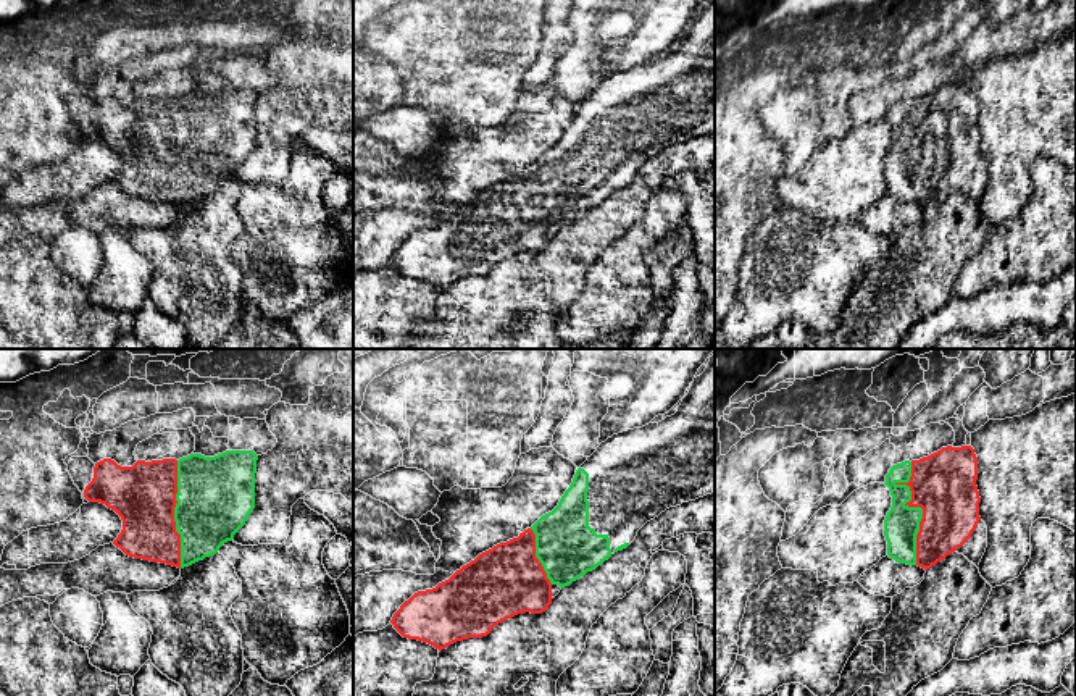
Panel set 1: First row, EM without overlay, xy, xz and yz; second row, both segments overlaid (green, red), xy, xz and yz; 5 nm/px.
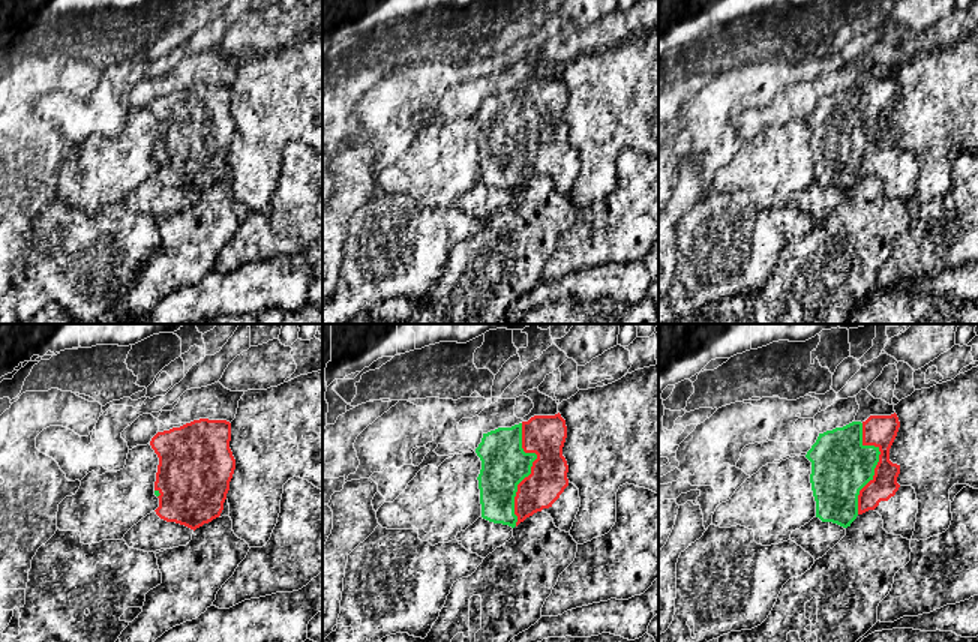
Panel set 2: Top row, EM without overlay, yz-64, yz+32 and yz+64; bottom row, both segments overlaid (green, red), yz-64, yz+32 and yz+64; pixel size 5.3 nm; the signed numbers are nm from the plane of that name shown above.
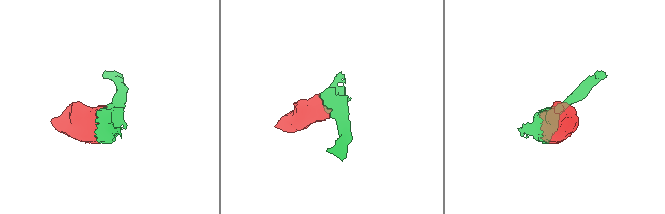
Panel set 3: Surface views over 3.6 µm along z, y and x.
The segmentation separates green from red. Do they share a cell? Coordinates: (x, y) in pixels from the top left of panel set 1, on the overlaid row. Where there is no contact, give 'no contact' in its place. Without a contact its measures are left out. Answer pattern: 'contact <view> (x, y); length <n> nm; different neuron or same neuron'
contact yz (921, 509); length 500 nm; same neuron

